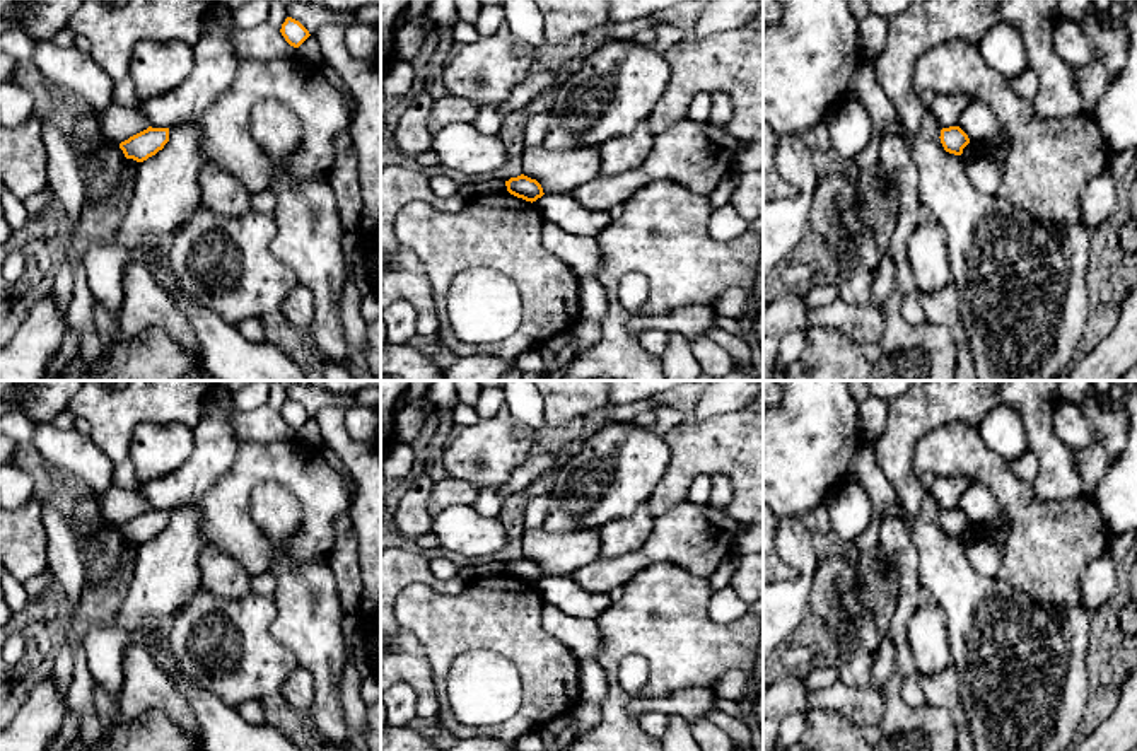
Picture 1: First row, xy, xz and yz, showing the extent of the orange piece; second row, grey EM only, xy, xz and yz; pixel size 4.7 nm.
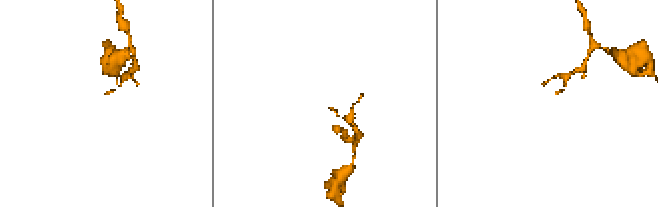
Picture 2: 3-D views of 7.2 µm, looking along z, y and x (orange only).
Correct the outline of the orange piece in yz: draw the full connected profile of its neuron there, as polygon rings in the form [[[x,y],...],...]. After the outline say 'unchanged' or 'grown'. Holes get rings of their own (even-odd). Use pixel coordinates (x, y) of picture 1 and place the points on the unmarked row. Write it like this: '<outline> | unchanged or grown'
[[[959,509],[942,510],[939,521],[944,533],[954,538],[961,538],[963,531],[970,526],[968,517]]] | unchanged

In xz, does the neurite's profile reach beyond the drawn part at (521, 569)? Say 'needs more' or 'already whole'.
already whole

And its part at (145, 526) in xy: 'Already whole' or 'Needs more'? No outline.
Already whole

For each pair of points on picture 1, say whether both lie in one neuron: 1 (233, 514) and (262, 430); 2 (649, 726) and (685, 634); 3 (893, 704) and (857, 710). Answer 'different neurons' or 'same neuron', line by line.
1: different neurons
2: different neurons
3: different neurons

